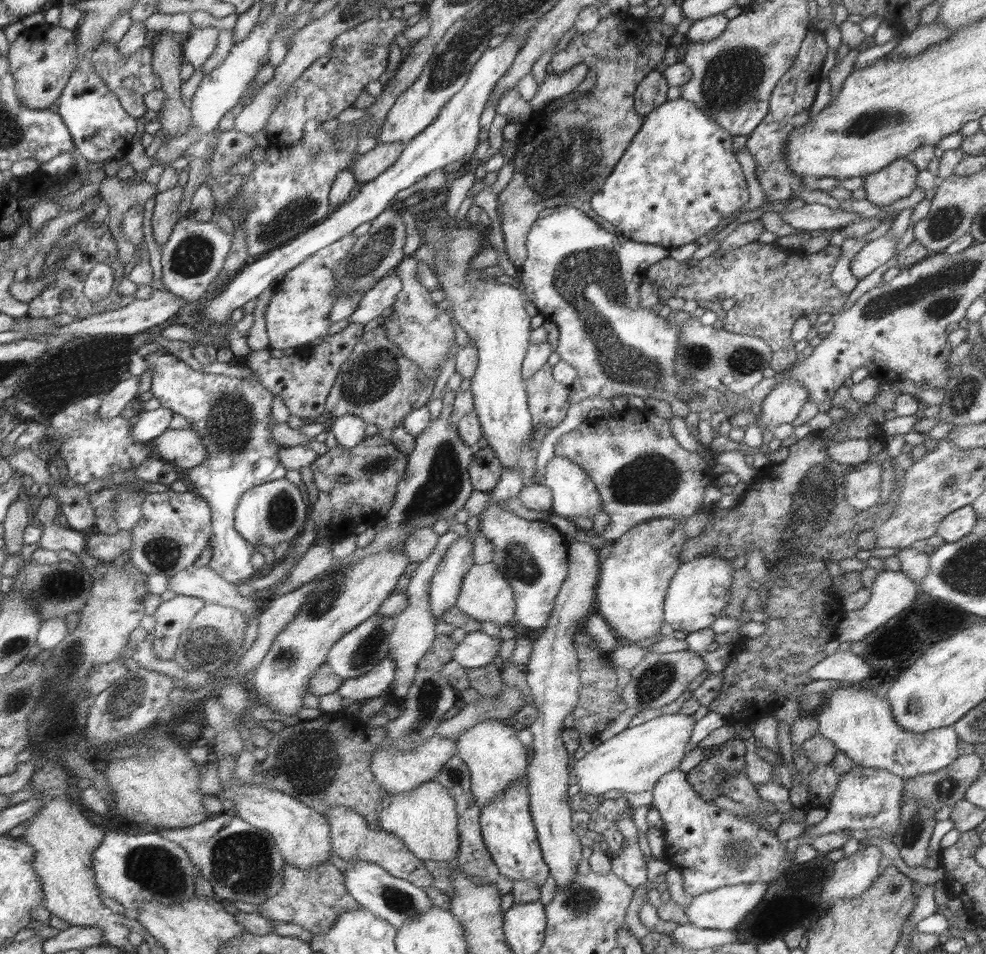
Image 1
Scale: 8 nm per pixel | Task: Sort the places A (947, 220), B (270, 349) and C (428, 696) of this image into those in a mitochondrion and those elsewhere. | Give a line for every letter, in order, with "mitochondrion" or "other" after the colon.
A: mitochondrion
B: other
C: mitochondrion

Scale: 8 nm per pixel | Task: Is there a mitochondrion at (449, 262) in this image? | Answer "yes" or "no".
yes

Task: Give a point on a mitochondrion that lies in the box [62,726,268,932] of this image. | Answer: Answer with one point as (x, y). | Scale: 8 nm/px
(157, 869)

